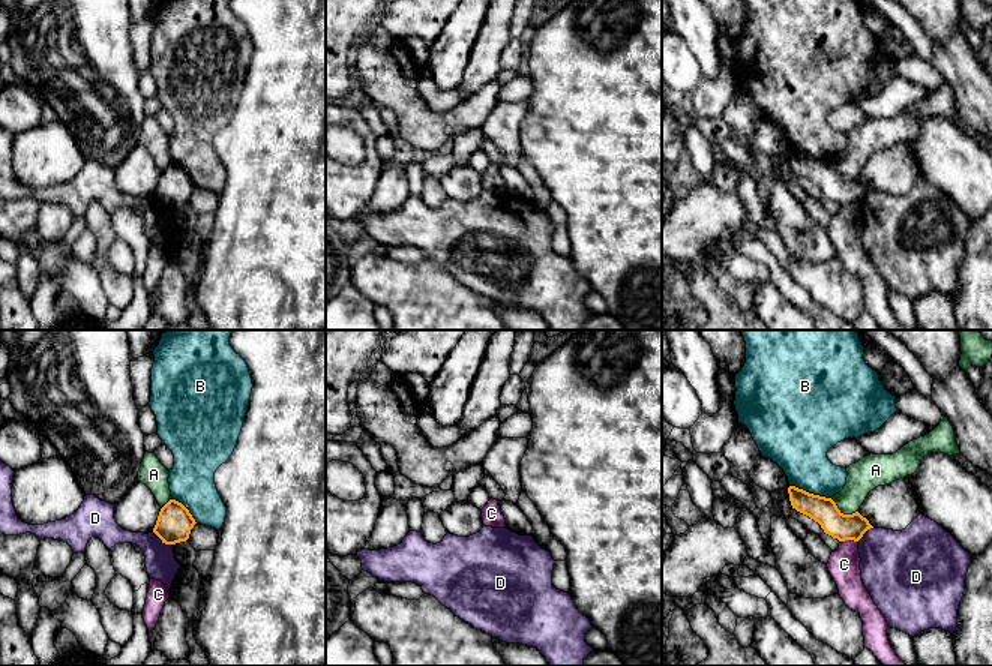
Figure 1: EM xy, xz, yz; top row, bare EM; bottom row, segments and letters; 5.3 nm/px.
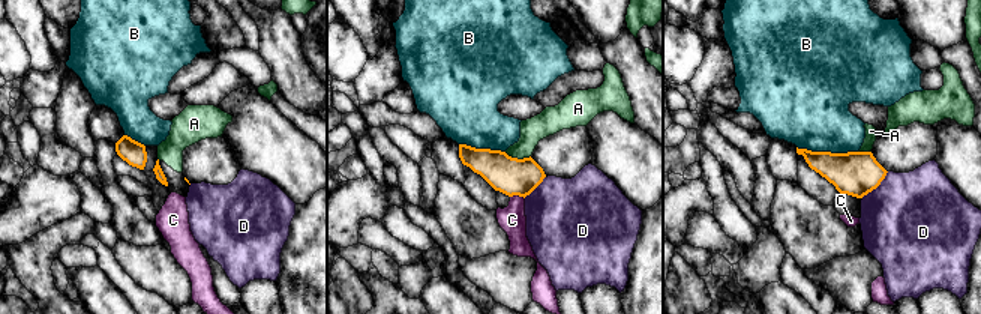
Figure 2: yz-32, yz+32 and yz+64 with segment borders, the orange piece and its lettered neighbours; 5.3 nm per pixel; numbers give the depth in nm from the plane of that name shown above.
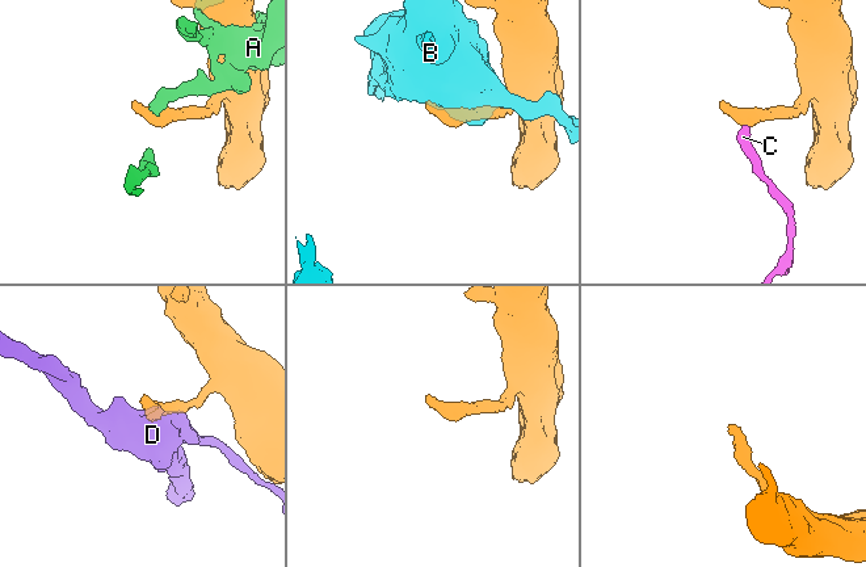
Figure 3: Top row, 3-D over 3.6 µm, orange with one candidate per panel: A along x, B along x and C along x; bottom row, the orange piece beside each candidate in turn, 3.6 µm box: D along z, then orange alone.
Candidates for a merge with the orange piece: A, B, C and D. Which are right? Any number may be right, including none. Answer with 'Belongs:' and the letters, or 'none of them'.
Belongs: none of them

